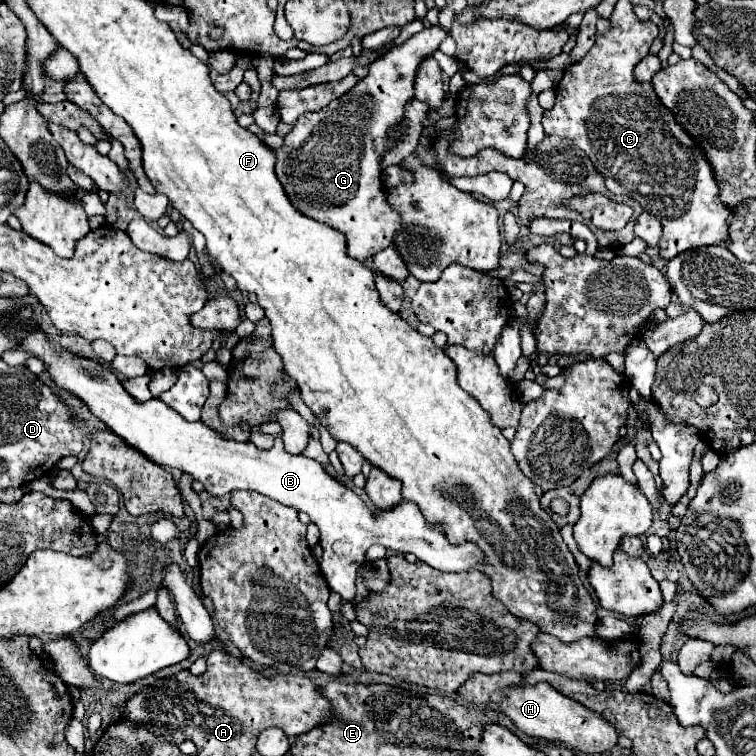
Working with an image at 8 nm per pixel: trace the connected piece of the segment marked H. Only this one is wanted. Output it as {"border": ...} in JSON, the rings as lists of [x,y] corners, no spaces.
{"border":[[[475,672],[469,680],[465,680],[459,686],[457,694],[471,706],[495,702],[501,706],[501,712],[509,716],[509,720],[521,732],[535,738],[545,738],[549,742],[565,744],[567,748],[577,748],[585,754],[607,752],[617,744],[619,738],[609,722],[605,722],[601,716],[587,710],[585,706],[579,706],[575,700],[561,696],[561,692],[547,686],[547,682],[539,682],[533,686],[523,684],[521,672],[497,672],[497,674]]]}

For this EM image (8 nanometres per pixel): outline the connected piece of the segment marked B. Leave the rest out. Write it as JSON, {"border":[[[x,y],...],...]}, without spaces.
{"border":[[[43,330],[27,334],[27,338],[19,342],[19,350],[39,358],[55,386],[77,396],[93,416],[107,424],[113,434],[119,434],[123,442],[139,450],[143,456],[151,458],[151,462],[167,468],[177,468],[193,476],[193,480],[199,480],[213,496],[225,496],[235,490],[253,490],[279,504],[305,512],[321,530],[321,572],[329,588],[341,594],[341,598],[347,602],[355,598],[357,568],[361,566],[363,556],[371,544],[385,544],[385,548],[391,548],[399,554],[411,552],[431,568],[443,572],[465,572],[483,562],[483,552],[475,548],[475,544],[449,544],[443,532],[435,526],[431,528],[425,522],[421,510],[411,502],[403,502],[393,510],[371,514],[365,502],[353,490],[331,478],[321,468],[321,464],[305,456],[287,454],[283,450],[281,438],[275,440],[275,446],[271,450],[259,450],[251,442],[225,440],[203,422],[183,420],[183,416],[179,416],[157,398],[141,404],[133,400],[133,396],[123,388],[113,370],[101,366],[95,360],[65,350]]]}

